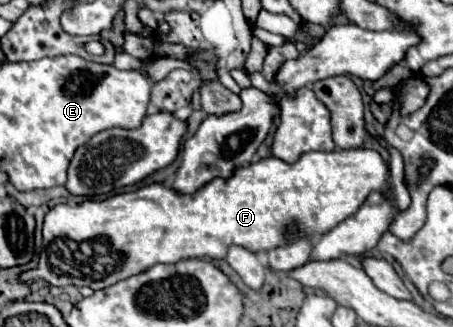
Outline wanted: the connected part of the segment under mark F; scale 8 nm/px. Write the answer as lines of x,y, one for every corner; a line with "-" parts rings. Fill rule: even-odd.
342,149
342,151
318,151
304,153
294,165
288,165
276,157
262,159
258,163
250,163
246,167
238,167
232,179
212,179
200,191
192,195
180,195
172,189
162,187
160,183
148,185
130,193
114,195
106,201
84,201
80,205
56,205
44,223
44,241
48,241
46,249
40,255
40,265
34,271
22,273
22,281
32,283
42,277
50,285
76,285
76,287
92,287
94,291
114,285
122,279
138,275
158,263
178,263
182,259
224,259
230,245
240,245
252,253
270,251
274,247
288,245
292,241
290,225
296,223
296,237
312,237
322,235
336,227
346,217
354,215
366,197
372,191
378,191
392,199
392,189
388,185
390,169
386,161
374,149
-
92,241
90,251
82,251
80,243

